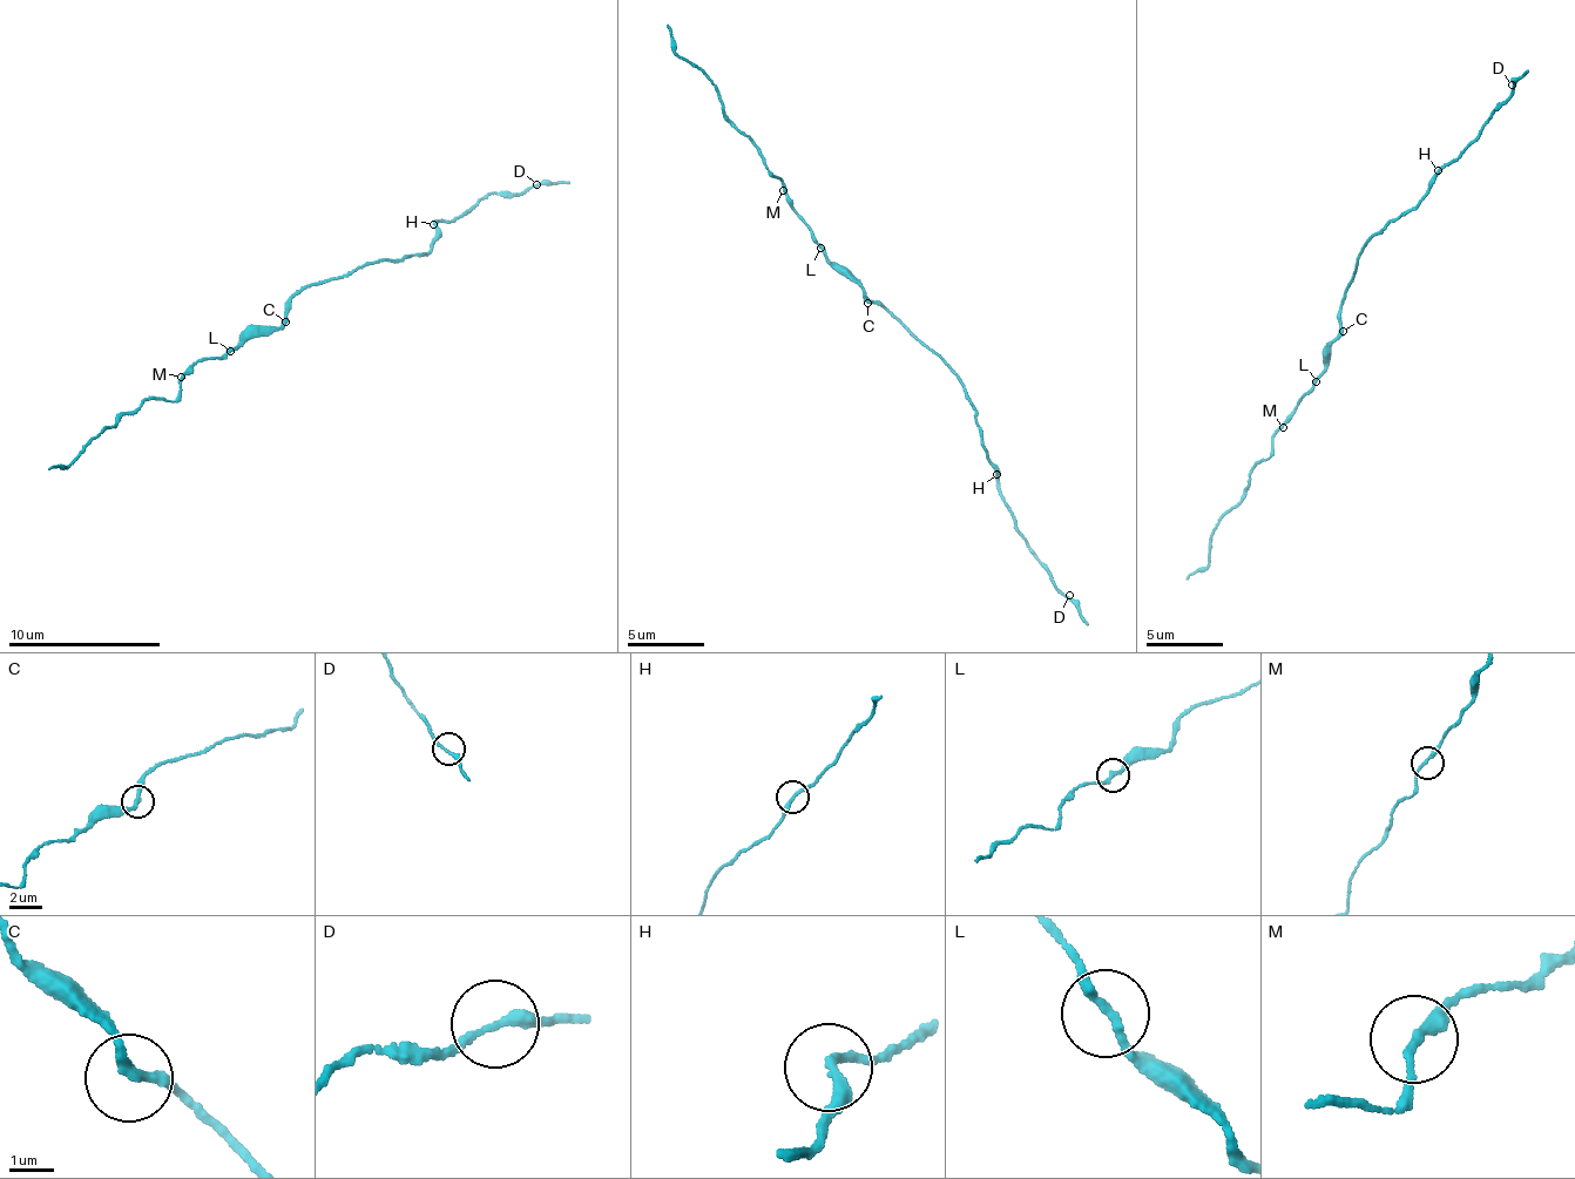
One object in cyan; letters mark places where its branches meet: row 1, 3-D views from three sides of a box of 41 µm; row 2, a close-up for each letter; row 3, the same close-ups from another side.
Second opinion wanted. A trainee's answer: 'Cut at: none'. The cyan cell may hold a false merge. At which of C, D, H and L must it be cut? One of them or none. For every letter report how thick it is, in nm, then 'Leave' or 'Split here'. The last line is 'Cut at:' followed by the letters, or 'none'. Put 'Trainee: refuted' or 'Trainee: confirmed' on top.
Trainee: confirmed
C: Thickness 220 nm. Leave
D: Thickness 240 nm. Leave
H: Thickness 200 nm. Leave
L: Thickness 200 nm. Leave
Cut at: none

